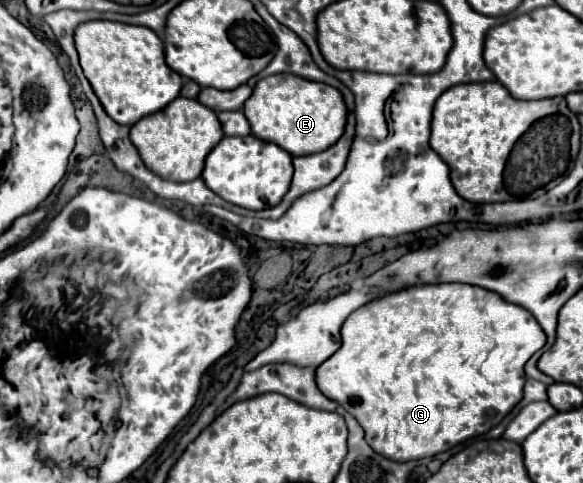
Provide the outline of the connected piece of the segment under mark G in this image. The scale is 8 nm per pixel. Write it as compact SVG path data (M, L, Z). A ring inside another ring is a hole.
M418 284L412 288L404 288L392 294L386 294L382 298L376 298L368 302L366 306L358 308L348 316L348 320L342 326L342 346L336 354L332 354L324 364L316 368L316 384L320 392L326 398L332 398L334 402L340 402L344 410L348 410L364 428L366 442L376 450L376 454L386 456L394 462L408 462L408 460L420 460L420 458L432 458L440 452L450 450L452 446L488 432L490 428L498 426L504 416L522 400L522 388L526 382L524 364L530 360L534 352L538 352L546 344L546 334L540 330L540 324L532 314L516 304L508 304L498 294L492 294L488 290L468 286L468 284Z

